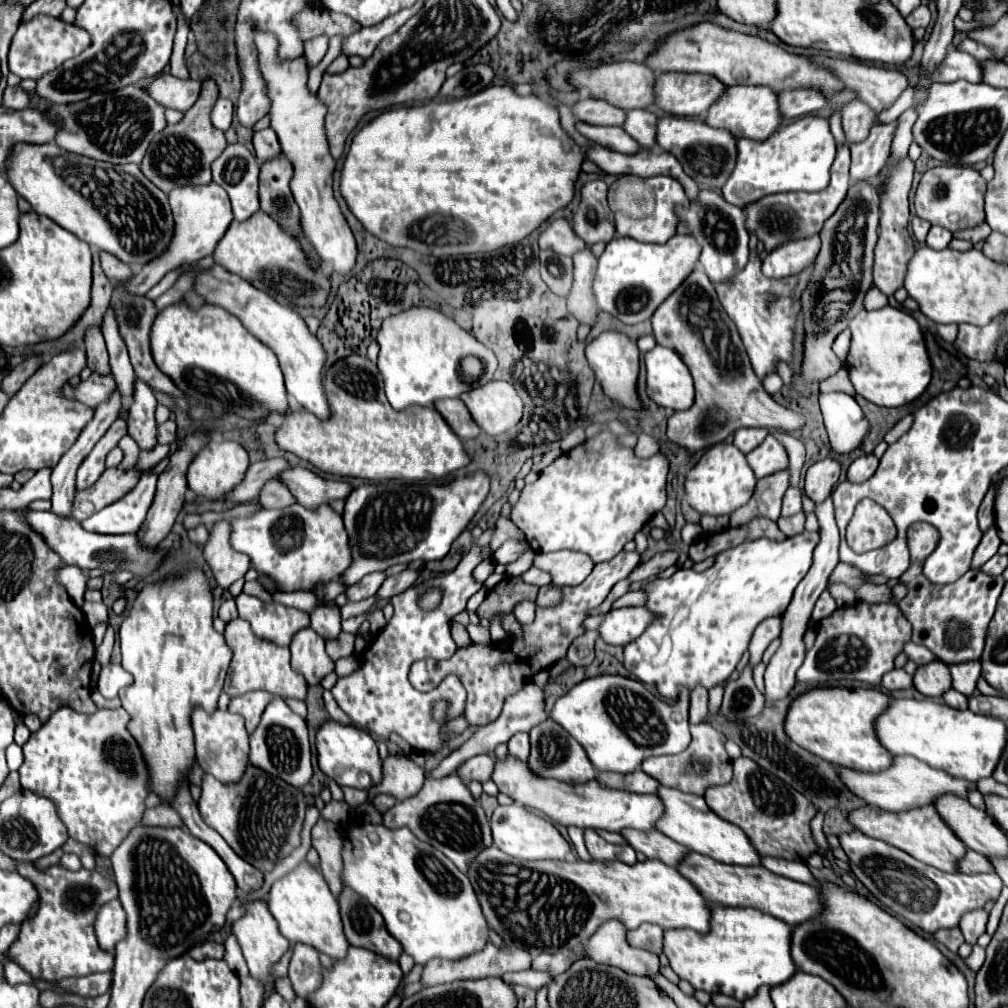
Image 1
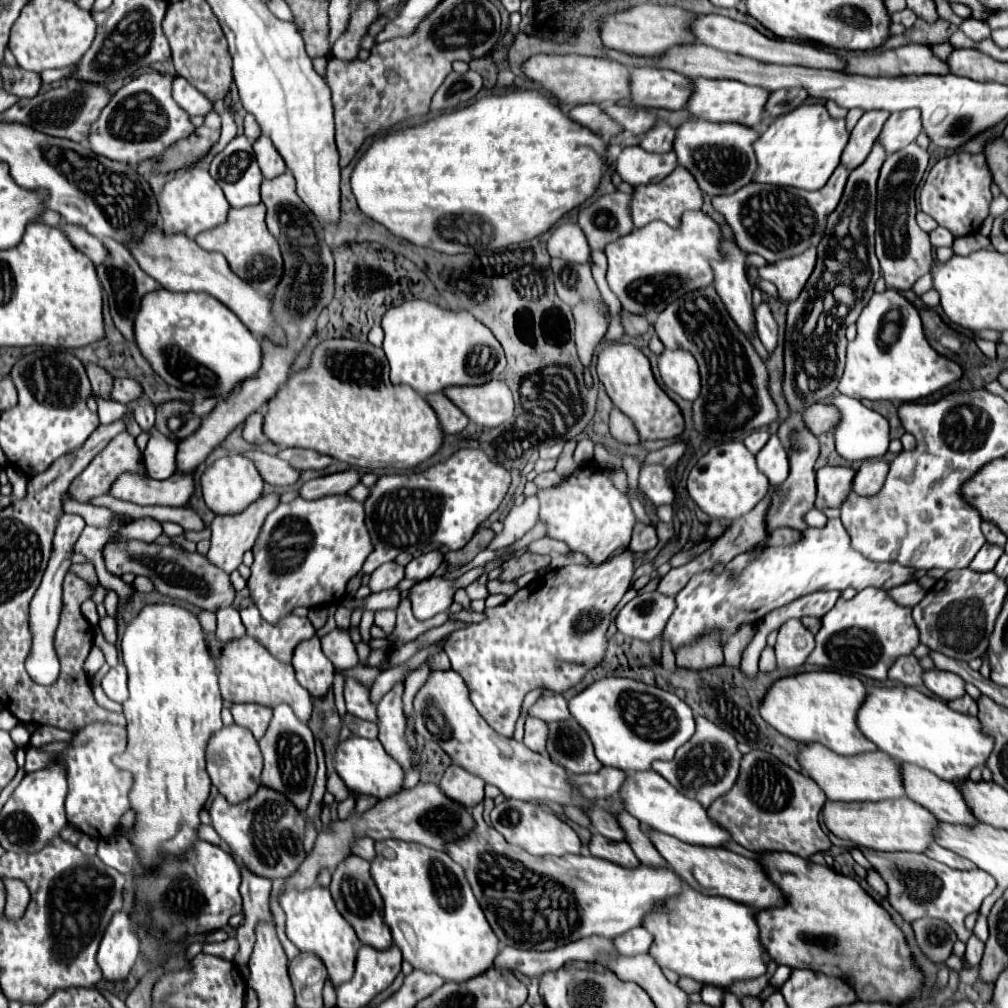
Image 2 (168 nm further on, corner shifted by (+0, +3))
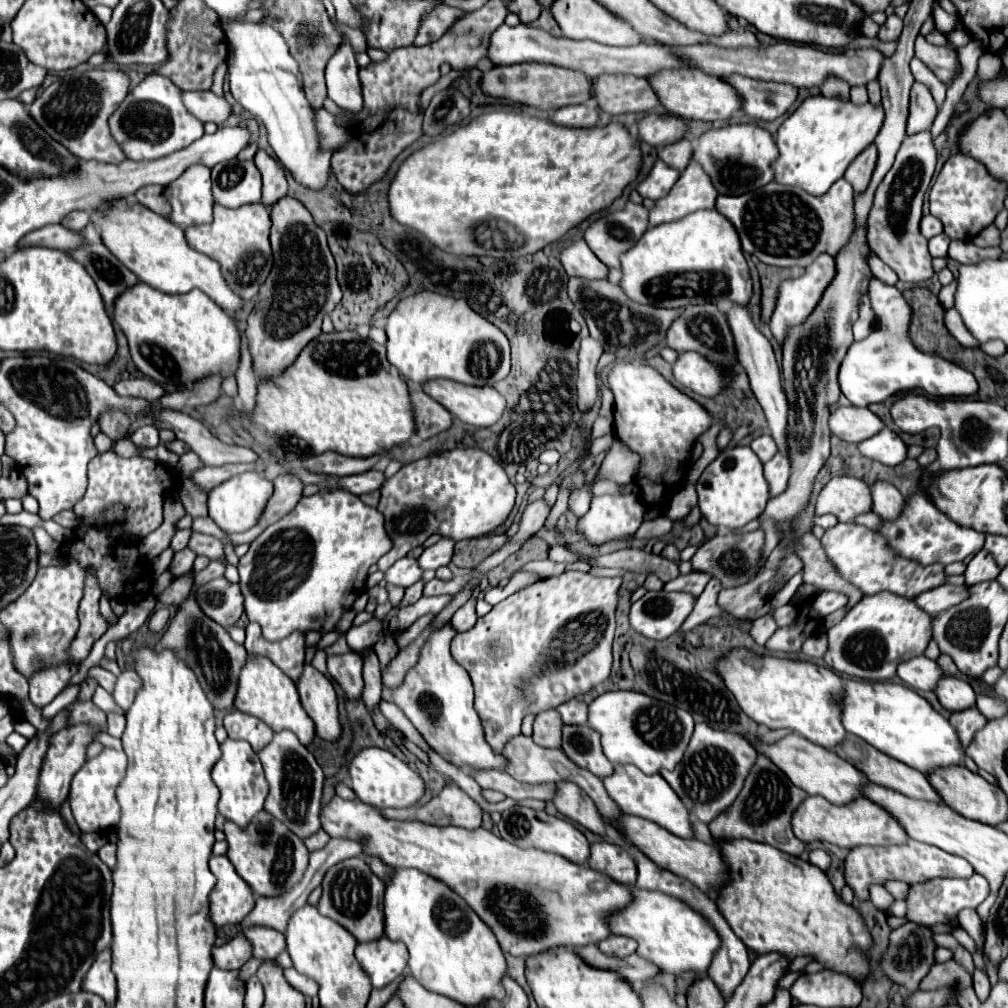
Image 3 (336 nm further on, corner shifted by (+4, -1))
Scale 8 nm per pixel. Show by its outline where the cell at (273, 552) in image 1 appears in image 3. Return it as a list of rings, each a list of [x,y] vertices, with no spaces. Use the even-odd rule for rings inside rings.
[[[319,490],[313,496],[305,496],[289,516],[259,534],[251,542],[247,554],[239,558],[239,586],[245,596],[247,618],[261,626],[267,640],[283,640],[293,632],[301,632],[303,636],[311,630],[317,630],[319,634],[333,632],[343,614],[353,608],[359,594],[365,590],[369,568],[377,564],[391,546],[393,540],[385,532],[383,514],[377,512],[377,508],[363,504],[359,496],[345,490]]]

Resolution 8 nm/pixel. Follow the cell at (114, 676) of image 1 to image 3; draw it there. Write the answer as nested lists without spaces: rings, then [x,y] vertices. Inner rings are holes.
[[[133,670],[123,672],[123,674],[117,678],[117,684],[115,684],[115,692],[113,692],[115,702],[117,702],[123,710],[127,710],[127,708],[133,704],[135,696],[137,696],[137,690],[139,690],[141,686],[143,686],[143,682],[141,682],[141,678],[139,678],[137,672],[133,672]]]

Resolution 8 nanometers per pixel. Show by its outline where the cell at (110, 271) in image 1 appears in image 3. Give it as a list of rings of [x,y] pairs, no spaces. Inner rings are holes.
[[[51,224],[39,230],[33,230],[25,234],[25,238],[17,244],[17,248],[29,248],[29,246],[43,246],[53,250],[73,250],[81,246],[81,236],[73,230],[63,228],[61,224]]]

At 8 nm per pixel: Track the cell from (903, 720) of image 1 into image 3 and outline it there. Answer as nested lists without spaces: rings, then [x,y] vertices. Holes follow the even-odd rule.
[[[847,680],[839,694],[841,722],[845,730],[863,738],[887,756],[927,774],[931,768],[963,762],[963,750],[949,720],[941,716],[923,696],[895,682]]]

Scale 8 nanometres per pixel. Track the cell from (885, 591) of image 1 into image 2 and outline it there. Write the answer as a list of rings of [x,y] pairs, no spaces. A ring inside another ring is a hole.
[[[905,582],[905,584],[891,588],[887,594],[901,606],[913,606],[925,596],[925,590],[919,588],[919,584],[915,584],[915,582]]]

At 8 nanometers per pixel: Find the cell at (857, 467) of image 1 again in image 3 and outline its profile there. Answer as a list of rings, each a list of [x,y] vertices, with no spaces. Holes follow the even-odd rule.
[[[875,482],[871,486],[871,494],[873,494],[873,512],[879,514],[881,518],[897,520],[903,514],[905,498],[895,486],[887,482]]]

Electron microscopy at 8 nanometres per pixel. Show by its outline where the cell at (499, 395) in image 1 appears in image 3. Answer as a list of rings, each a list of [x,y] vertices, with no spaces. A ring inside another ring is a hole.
[[[439,378],[427,380],[421,388],[455,418],[471,426],[493,426],[505,410],[505,398],[491,386],[477,388]]]

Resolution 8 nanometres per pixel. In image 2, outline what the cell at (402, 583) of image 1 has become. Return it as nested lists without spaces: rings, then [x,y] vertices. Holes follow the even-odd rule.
[[[441,552],[421,554],[421,556],[413,558],[413,560],[405,566],[405,578],[425,580],[425,578],[433,576],[433,572],[439,568],[441,562],[443,562],[443,554],[441,554]]]

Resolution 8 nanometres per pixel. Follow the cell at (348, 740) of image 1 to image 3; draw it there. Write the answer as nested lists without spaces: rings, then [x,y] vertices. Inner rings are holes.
[[[383,748],[361,750],[351,760],[349,776],[351,776],[351,788],[355,790],[357,798],[377,808],[409,808],[415,806],[425,794],[423,778],[417,772],[413,772],[403,760],[399,760],[389,750]]]

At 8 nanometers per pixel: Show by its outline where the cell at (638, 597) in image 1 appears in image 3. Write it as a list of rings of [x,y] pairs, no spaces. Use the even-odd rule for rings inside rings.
[[[691,572],[687,576],[679,576],[677,580],[671,580],[665,584],[665,590],[679,590],[679,592],[689,592],[693,596],[699,596],[705,586],[709,582],[709,576],[707,574],[701,574],[701,572]]]

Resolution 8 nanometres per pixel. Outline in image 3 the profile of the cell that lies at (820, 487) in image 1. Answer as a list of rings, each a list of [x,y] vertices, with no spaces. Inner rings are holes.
[[[837,476],[837,478],[831,478],[829,484],[821,490],[817,500],[817,514],[835,514],[839,522],[851,522],[859,514],[871,512],[871,504],[873,500],[871,500],[869,486],[863,480],[857,480],[851,476]]]

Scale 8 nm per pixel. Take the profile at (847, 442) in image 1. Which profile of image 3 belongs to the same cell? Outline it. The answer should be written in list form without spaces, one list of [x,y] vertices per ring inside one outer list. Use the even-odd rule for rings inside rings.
[[[885,428],[881,434],[861,442],[859,450],[863,456],[875,458],[885,466],[897,466],[907,458],[907,444],[889,428]]]

